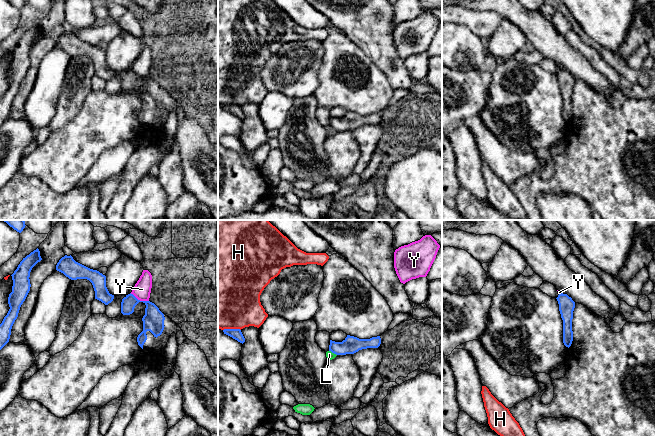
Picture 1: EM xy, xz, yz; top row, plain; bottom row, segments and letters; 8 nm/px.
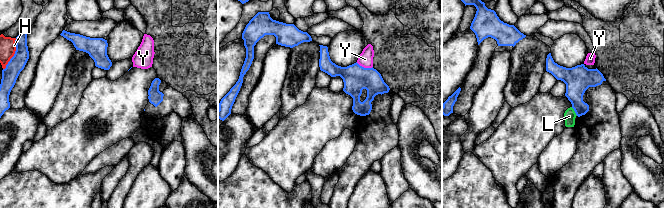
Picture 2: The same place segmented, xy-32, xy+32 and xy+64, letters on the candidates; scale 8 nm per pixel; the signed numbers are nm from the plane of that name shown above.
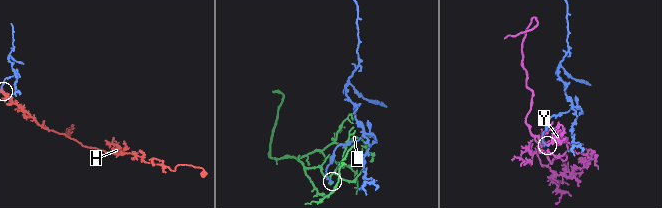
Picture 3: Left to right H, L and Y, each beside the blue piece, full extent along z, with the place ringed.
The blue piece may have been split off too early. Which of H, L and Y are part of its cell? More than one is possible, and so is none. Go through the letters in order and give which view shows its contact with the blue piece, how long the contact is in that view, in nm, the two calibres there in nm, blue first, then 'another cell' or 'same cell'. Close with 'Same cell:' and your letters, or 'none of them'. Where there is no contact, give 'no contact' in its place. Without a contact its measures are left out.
H: xz | 140 nm | 90/500 nm | another cell
L: xz | 80 nm | 140/60 nm | another cell
Y: xy | 170 nm | 170/140 nm | another cell
Same cell: none of them

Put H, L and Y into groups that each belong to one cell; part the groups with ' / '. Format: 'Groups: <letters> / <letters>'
Groups: H / L / Y

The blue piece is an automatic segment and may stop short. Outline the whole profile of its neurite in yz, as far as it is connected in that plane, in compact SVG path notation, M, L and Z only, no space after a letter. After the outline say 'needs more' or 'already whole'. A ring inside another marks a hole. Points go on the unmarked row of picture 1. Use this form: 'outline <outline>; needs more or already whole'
outline M559 70L556 74L559 80L559 87L563 96L563 119L570 123L573 117L572 95L575 78L567 70Z; already whole

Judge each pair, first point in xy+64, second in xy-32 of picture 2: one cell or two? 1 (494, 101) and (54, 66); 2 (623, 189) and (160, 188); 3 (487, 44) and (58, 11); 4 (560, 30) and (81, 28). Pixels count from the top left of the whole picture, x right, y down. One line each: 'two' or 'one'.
1: one
2: two
3: one
4: one

